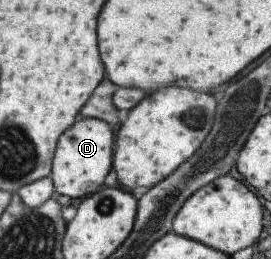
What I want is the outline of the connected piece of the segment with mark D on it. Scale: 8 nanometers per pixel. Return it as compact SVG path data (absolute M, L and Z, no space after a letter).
M85 117L75 121L66 128L57 139L52 167L48 177L52 180L55 194L69 196L69 198L83 198L93 194L103 185L103 179L112 168L112 152L114 149L114 129L98 118Z

